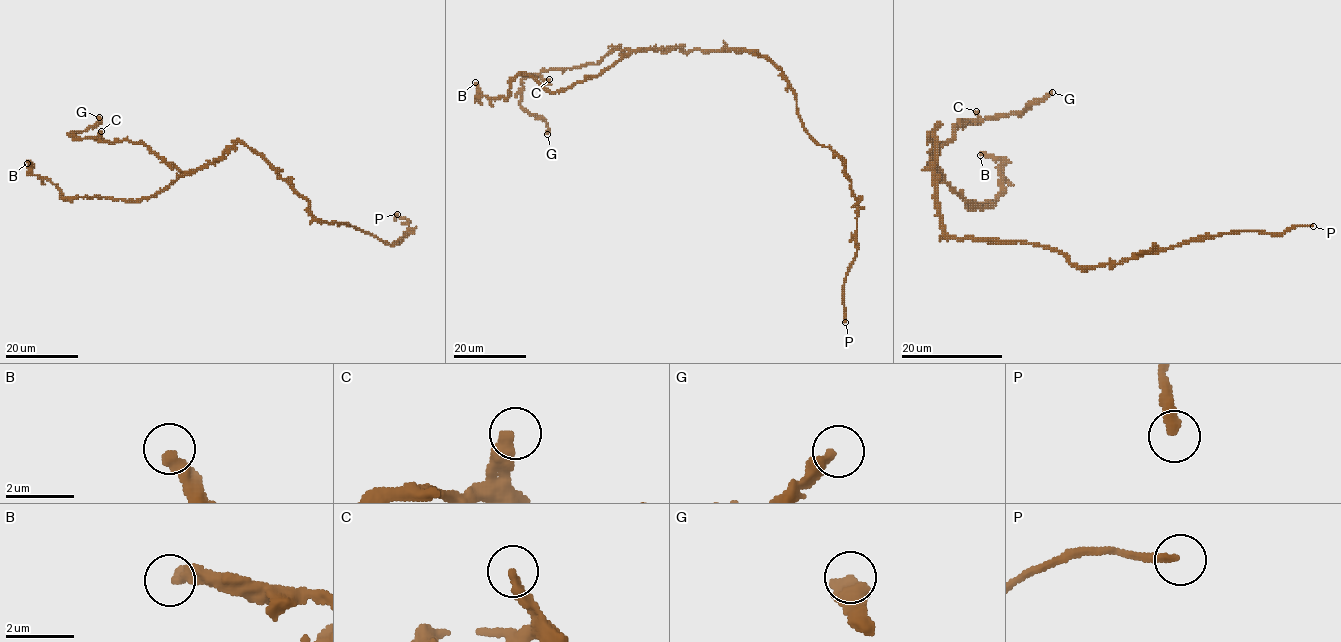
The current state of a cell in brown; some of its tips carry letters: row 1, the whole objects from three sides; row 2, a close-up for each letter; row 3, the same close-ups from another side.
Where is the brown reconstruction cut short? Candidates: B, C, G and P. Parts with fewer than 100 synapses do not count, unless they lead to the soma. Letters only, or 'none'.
P

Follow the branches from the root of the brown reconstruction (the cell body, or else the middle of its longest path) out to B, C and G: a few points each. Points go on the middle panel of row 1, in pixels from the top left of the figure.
B: (738, 50), (630, 51), (597, 76), (553, 92), (519, 74), (507, 97), (479, 99), (475, 82)
C: (738, 50), (619, 50), (613, 47), (596, 64), (547, 69), (540, 74), (545, 81), (549, 79)
G: (738, 50), (619, 50), (613, 47), (596, 64), (527, 75), (522, 80), (521, 105), (545, 122), (547, 134)

